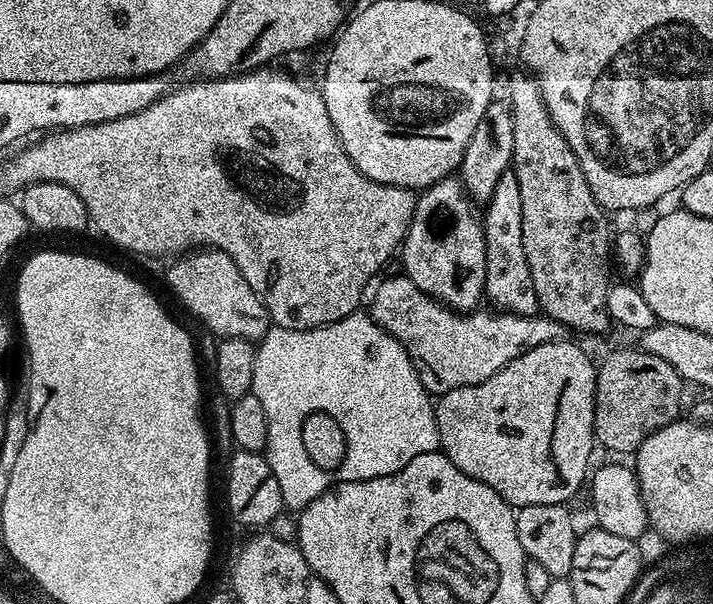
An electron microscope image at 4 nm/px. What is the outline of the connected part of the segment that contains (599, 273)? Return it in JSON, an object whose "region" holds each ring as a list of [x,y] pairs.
{"region":[[[519,70],[508,80],[508,97],[506,103],[512,113],[512,121],[514,122],[514,150],[512,151],[511,172],[518,178],[518,191],[522,197],[522,250],[526,250],[526,266],[530,266],[530,278],[534,278],[534,294],[536,295],[536,303],[539,311],[543,315],[548,316],[552,320],[557,320],[559,324],[564,325],[567,329],[576,332],[604,332],[610,328],[608,319],[608,311],[606,310],[606,296],[610,287],[610,279],[608,280],[608,259],[613,259],[613,241],[608,238],[608,220],[605,209],[601,208],[600,203],[594,198],[594,194],[590,190],[590,182],[586,182],[586,174],[582,174],[582,166],[578,162],[578,158],[574,154],[574,150],[570,150],[570,146],[566,142],[566,138],[562,138],[562,134],[554,126],[554,122],[550,118],[550,114],[546,110],[546,106],[542,102],[542,94],[538,90],[535,80],[527,71]]]}

